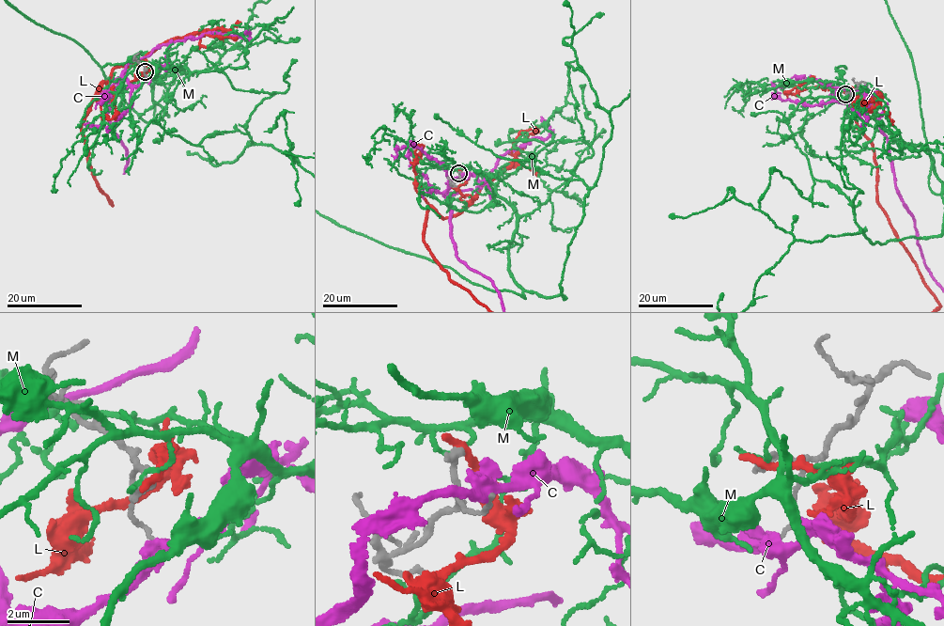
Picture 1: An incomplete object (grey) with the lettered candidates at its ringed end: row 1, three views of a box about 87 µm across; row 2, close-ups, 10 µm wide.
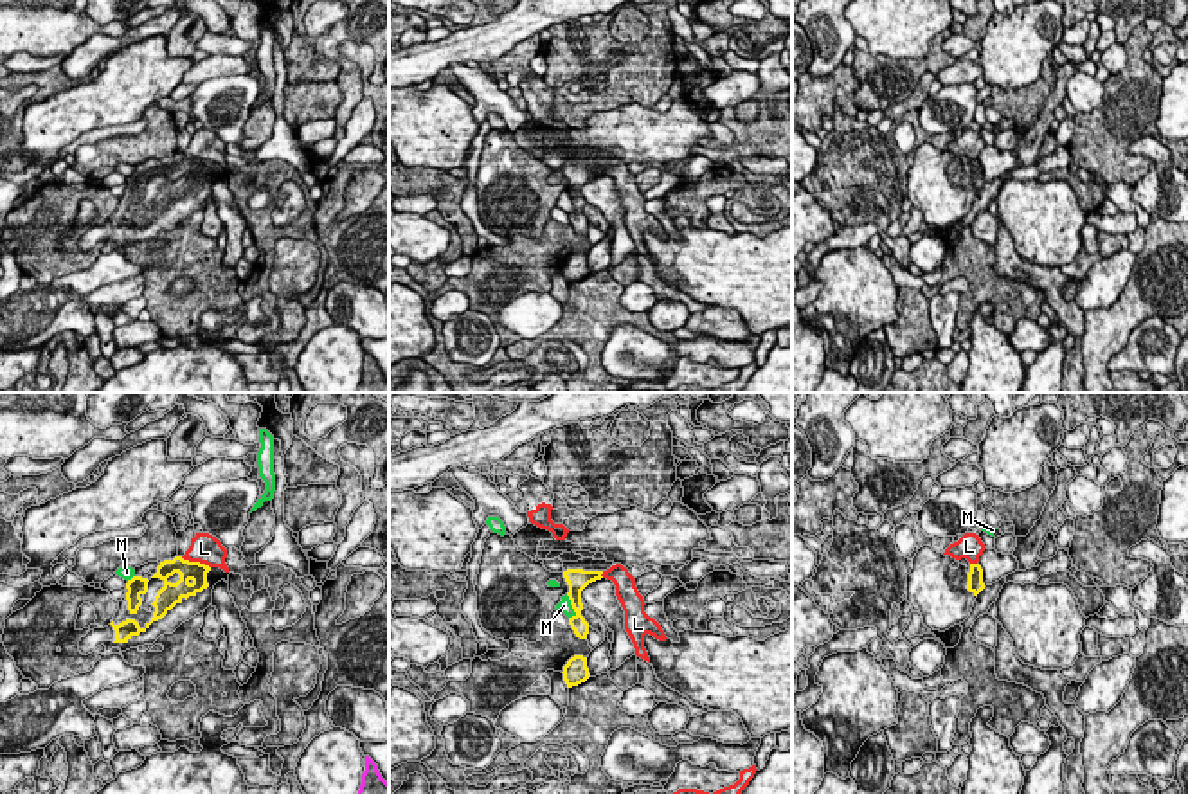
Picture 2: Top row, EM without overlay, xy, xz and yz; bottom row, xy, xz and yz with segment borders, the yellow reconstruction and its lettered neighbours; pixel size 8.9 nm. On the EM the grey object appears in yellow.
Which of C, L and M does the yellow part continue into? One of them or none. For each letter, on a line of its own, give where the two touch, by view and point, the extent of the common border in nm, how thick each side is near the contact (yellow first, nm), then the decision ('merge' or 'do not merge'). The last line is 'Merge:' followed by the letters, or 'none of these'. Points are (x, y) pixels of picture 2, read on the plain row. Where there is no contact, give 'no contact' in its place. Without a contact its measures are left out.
C: no contact | do not merge
L: xy (195, 159) | 280 nm | 170/260 nm | do not merge
M: xz (573, 204) | 220 nm | 190/120 nm | do not merge
Merge: none of these

